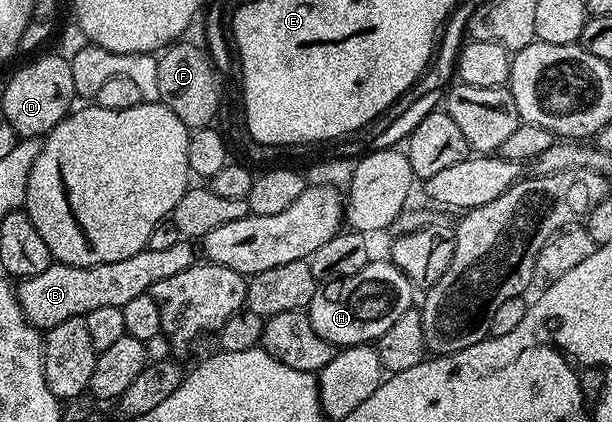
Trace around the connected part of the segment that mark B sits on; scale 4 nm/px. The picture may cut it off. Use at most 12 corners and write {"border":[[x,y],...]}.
{"border":[[181,241],[105,265],[52,262],[18,284],[23,316],[46,329],[122,308],[193,266]]}

